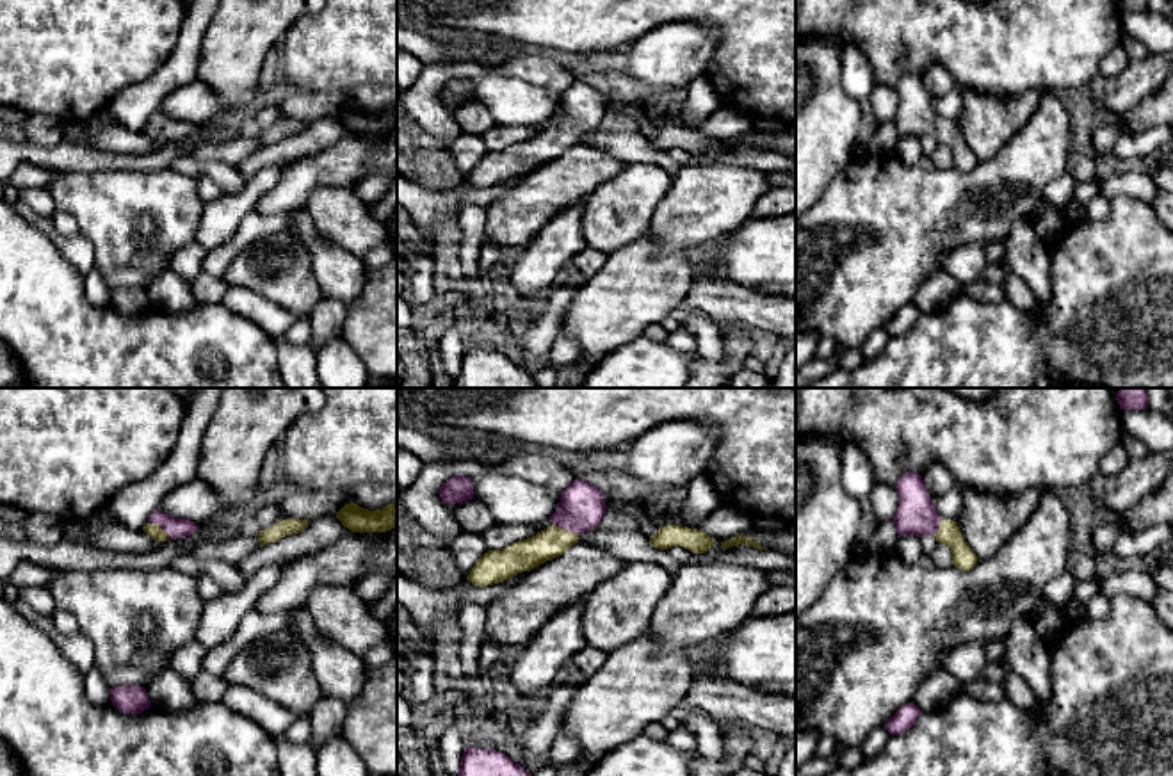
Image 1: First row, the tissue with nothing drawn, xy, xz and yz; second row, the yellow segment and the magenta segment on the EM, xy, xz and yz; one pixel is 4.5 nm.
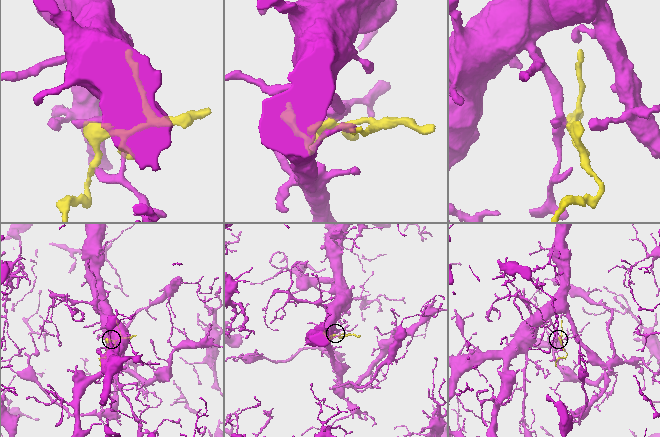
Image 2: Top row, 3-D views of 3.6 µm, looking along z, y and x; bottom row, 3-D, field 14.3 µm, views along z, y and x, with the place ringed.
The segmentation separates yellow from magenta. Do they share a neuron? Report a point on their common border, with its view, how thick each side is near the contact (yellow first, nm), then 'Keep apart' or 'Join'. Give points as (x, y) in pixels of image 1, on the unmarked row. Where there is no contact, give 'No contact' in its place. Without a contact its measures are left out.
Touches yellow at xz (565, 130). Thickness 140 nm (yellow) against 200 nm. Join

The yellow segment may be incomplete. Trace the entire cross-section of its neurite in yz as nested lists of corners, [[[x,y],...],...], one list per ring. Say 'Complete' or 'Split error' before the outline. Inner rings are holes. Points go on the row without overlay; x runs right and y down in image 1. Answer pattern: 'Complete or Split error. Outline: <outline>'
Split error. Outline: [[[913,73],[902,75],[895,89],[899,94],[899,109],[894,117],[894,126],[899,139],[922,139],[924,135],[931,135],[938,144],[951,148],[952,166],[956,169],[970,173],[979,160],[963,141],[958,125],[938,117],[922,77]]]

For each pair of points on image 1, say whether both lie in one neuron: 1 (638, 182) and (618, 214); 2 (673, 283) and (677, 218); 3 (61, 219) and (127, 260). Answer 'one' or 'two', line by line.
1: one
2: two
3: two

